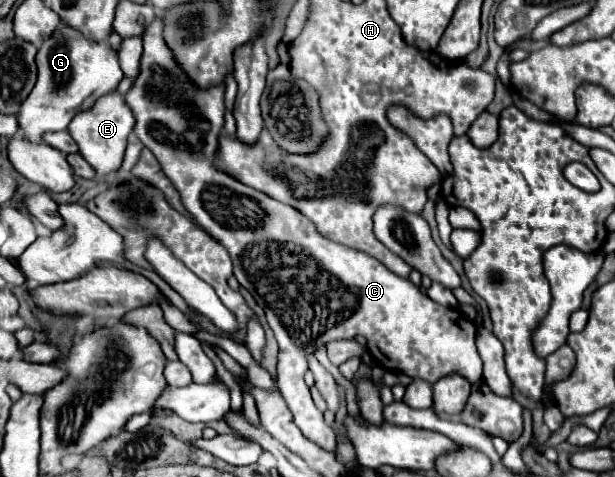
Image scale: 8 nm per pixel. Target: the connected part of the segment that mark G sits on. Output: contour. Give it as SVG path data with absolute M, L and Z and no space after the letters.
M66 23L42 43L36 55L36 65L38 81L18 113L20 131L30 141L42 141L42 133L46 131L66 129L76 111L92 107L98 97L116 89L124 75L116 51L106 41L92 43L92 39L82 39L82 35L72 27L66 27Z

